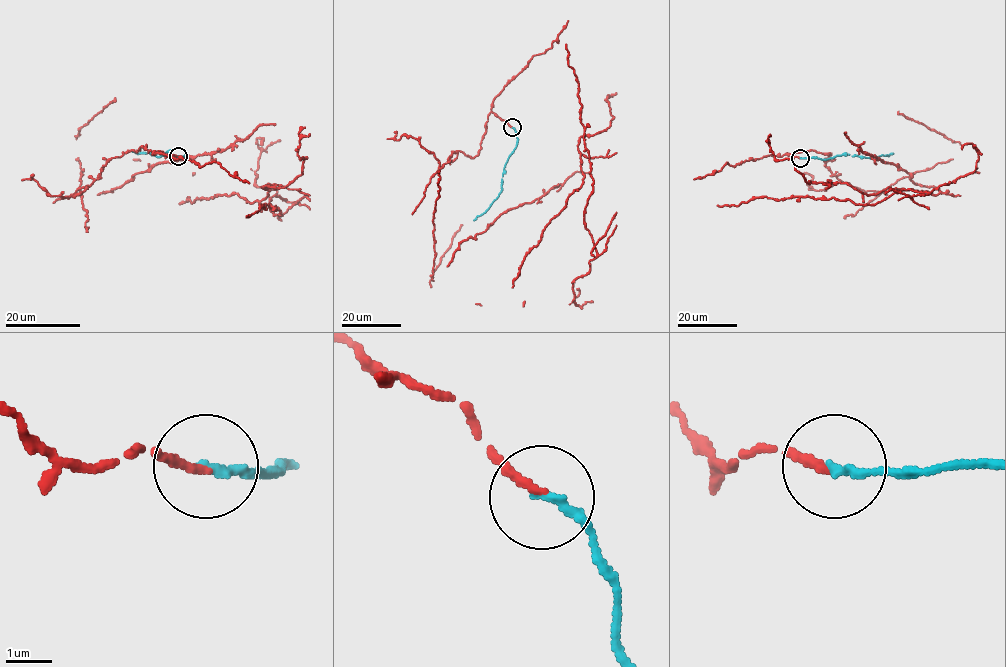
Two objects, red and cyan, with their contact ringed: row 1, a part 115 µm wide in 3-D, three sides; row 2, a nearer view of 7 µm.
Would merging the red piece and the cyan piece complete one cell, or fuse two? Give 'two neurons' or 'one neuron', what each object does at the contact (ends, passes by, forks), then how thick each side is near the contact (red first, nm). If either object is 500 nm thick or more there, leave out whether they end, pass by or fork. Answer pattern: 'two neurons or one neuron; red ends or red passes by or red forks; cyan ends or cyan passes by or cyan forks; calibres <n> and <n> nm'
one neuron; red ends; cyan ends; calibres 180 and 200 nm

